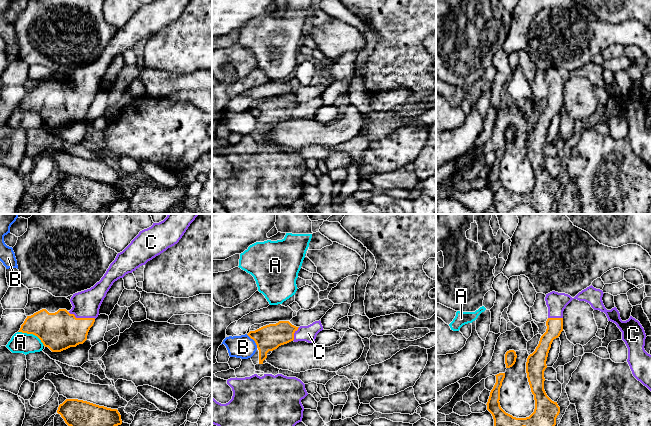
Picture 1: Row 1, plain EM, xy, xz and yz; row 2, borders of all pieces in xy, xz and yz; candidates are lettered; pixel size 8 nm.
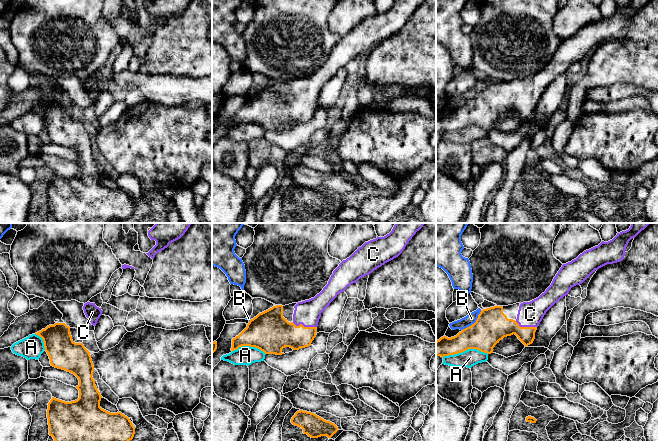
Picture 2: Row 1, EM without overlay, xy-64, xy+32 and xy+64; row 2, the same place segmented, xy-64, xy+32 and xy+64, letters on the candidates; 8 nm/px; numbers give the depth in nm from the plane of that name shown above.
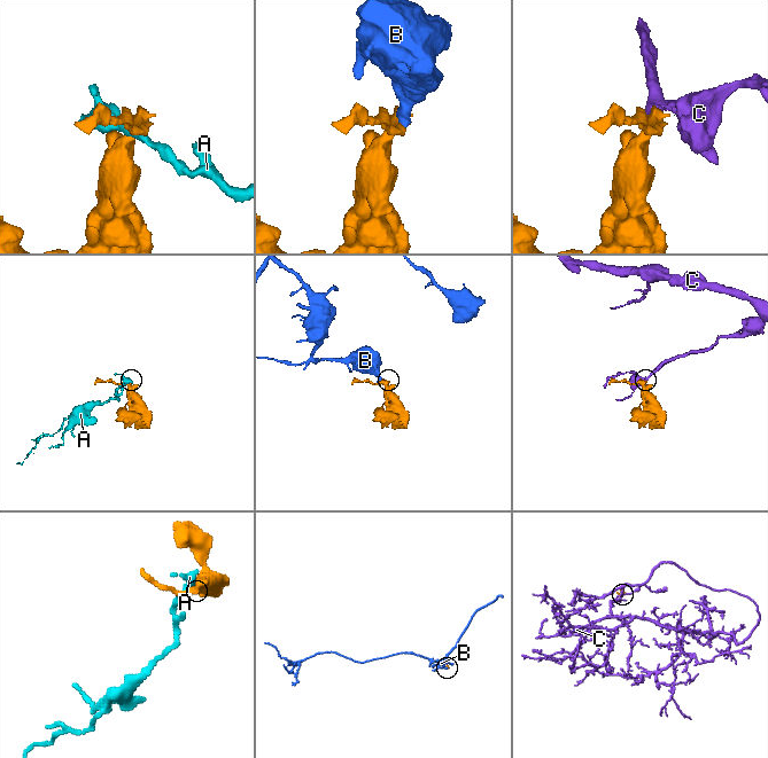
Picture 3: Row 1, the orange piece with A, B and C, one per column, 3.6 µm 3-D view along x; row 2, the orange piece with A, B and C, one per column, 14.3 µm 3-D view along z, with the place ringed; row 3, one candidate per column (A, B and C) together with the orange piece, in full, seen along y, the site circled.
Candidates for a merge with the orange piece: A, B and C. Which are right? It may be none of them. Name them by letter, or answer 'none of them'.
C

